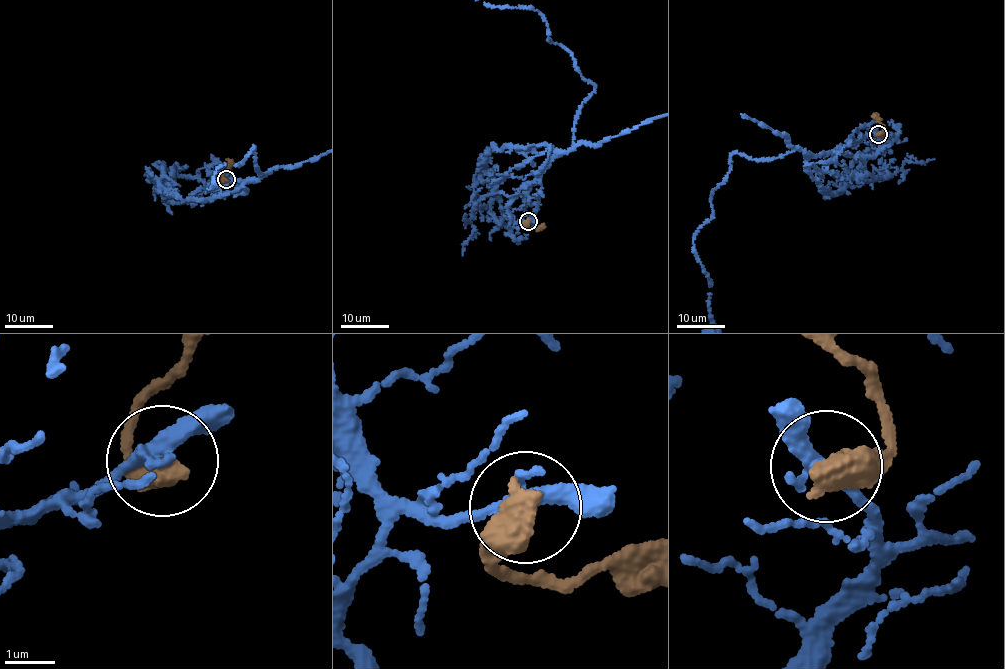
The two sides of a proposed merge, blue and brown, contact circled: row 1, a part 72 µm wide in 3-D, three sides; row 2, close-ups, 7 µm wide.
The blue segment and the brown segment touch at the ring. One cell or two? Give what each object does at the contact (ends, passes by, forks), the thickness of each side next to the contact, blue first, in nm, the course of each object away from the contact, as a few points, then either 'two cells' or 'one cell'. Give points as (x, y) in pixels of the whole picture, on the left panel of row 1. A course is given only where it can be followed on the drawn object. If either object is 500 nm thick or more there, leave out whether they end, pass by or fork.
240/650 nm | brown via (226, 180), (222, 176), (233, 160) | two cells

